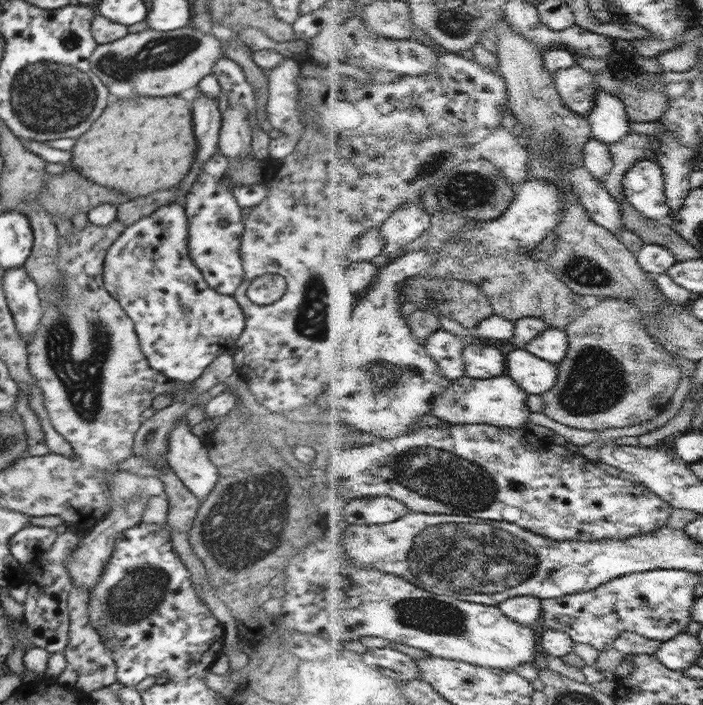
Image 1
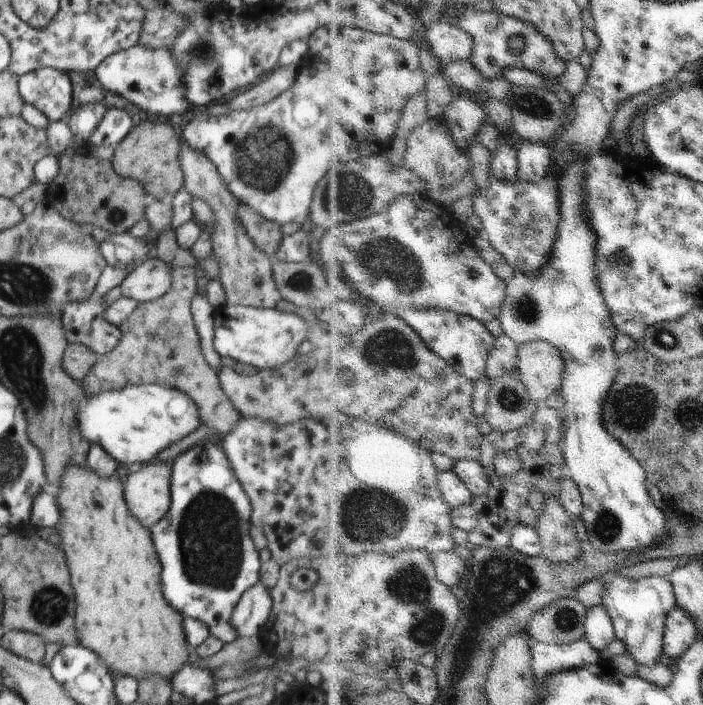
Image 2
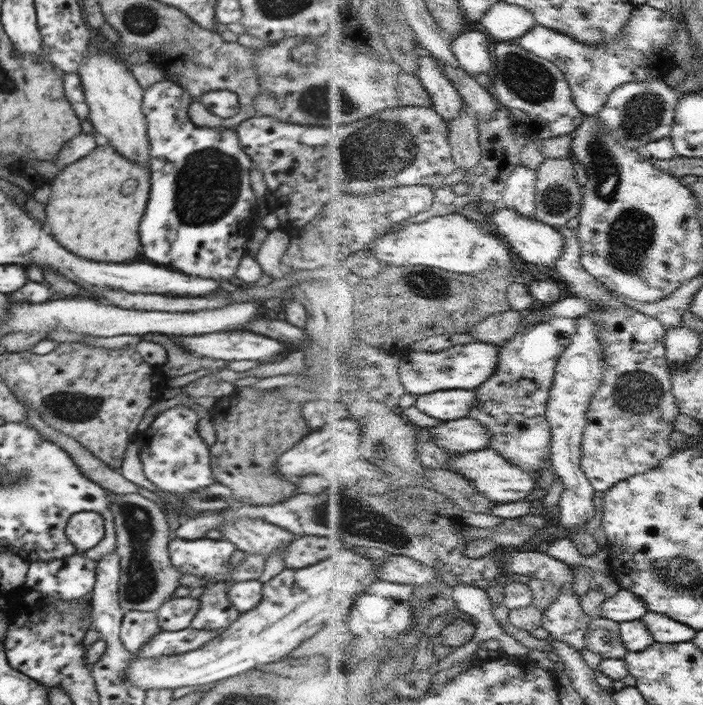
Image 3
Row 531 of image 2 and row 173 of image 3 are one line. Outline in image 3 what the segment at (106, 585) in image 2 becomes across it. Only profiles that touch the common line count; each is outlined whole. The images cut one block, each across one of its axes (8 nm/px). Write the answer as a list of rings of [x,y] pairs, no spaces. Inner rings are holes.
[[[106,145],[106,148],[97,147],[92,150],[88,156],[84,156],[84,160],[66,166],[54,178],[50,188],[52,196],[46,204],[46,222],[52,228],[54,238],[64,248],[76,252],[78,256],[84,256],[86,260],[96,262],[128,262],[138,254],[138,224],[144,216],[150,192],[150,174],[144,168],[124,160],[113,145]]]

